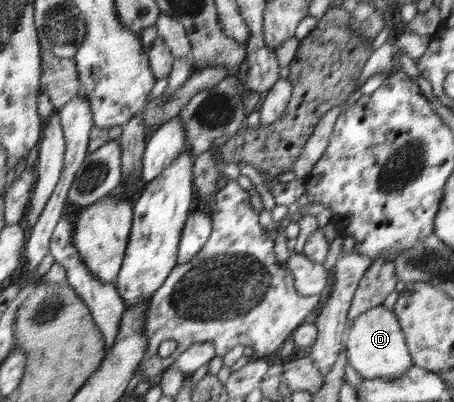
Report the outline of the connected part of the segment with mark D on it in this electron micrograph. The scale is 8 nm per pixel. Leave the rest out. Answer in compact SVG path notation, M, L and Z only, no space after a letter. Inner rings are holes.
M383 305L375 306L352 320L347 335L344 341L347 362L363 378L397 378L406 374L414 364L399 317Z

